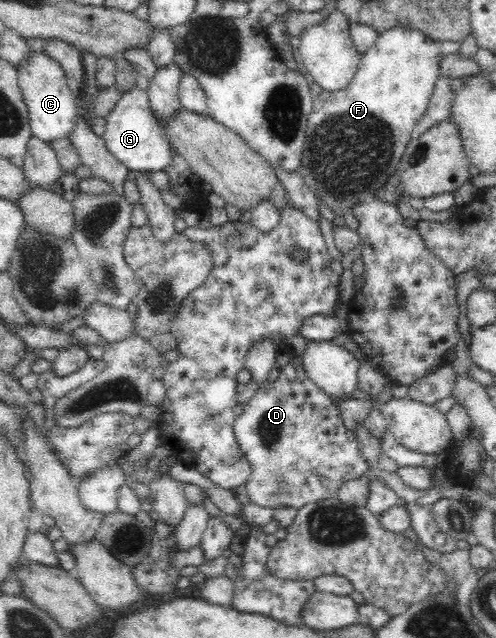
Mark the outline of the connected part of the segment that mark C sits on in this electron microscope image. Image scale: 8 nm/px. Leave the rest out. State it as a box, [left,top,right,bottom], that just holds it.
[17,52,77,145]

